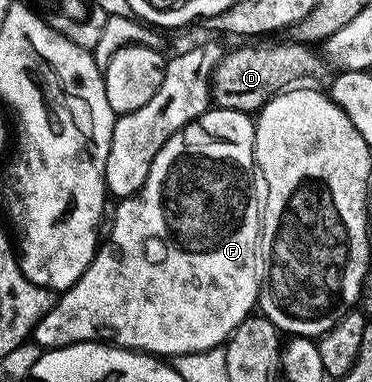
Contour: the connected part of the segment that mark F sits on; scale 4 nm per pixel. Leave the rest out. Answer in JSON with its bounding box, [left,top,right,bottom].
[32,108,264,356]

